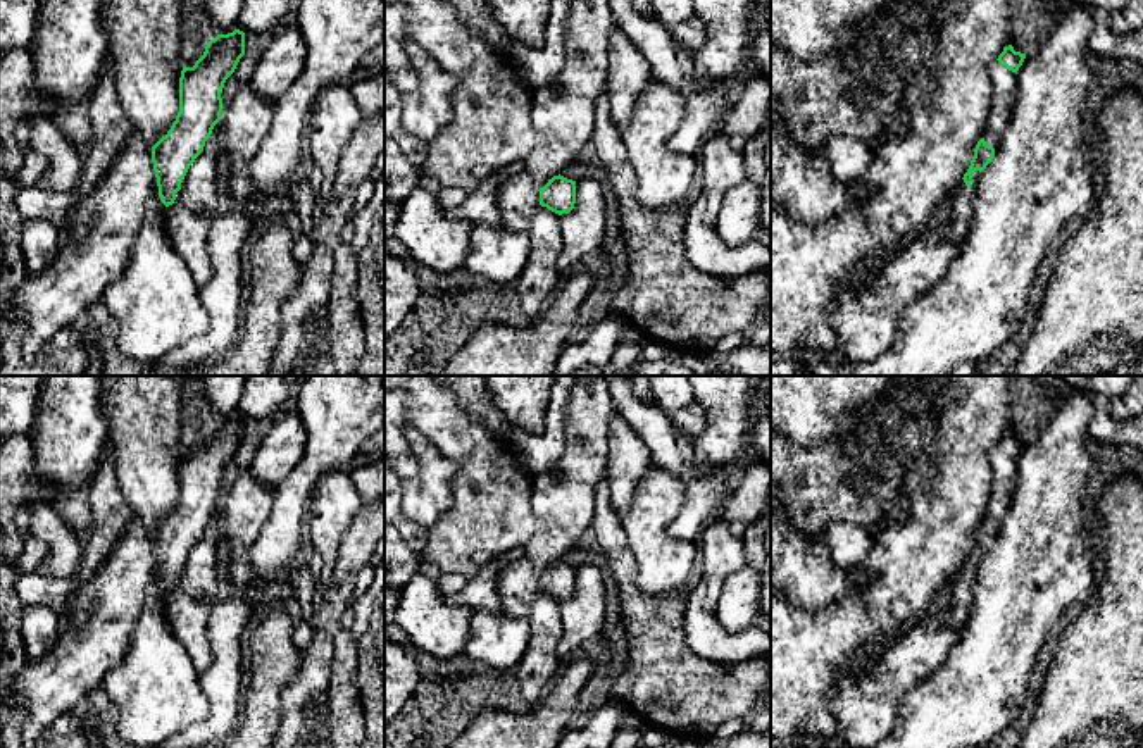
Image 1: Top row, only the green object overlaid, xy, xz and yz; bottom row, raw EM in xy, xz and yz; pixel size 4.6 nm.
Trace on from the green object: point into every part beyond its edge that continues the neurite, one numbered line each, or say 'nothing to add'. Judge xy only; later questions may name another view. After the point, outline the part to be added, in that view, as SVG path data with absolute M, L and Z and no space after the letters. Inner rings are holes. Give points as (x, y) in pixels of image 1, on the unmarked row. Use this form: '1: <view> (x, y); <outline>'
1: xy (56, 685); M133 517L95 576L81 583L71 600L71 610L59 617L57 646L40 660L28 662L16 676L9 696L0 698L3 712L22 710L21 736L26 746L34 746L41 732L60 715L81 715L86 710L86 695L102 684L109 670L119 667L145 607L147 589L153 584L153 567L152 534Z

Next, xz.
1: xz (518, 585); M522 557L510 565L502 565L497 577L497 589L503 615L528 617L531 603L540 591L540 577L533 564Z

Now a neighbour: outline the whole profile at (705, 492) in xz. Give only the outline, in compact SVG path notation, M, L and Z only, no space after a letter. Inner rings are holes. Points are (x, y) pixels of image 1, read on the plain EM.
M721 469L696 471L683 476L686 495L678 517L669 524L667 533L683 541L696 543L703 529L715 519L729 495Z

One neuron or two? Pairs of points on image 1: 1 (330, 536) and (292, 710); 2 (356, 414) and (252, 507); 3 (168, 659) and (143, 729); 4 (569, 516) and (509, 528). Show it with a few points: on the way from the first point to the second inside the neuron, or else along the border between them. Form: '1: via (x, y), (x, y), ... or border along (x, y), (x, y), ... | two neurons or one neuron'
1: border along (345, 533), (335, 567), (326, 581) | two neurons
2: border along (274, 490), (271, 511), (261, 528) | two neurons
3: via (157, 676), (157, 697), (149, 712) | one neuron
4: border along (533, 483), (531, 514), (535, 533), (519, 550) | two neurons

